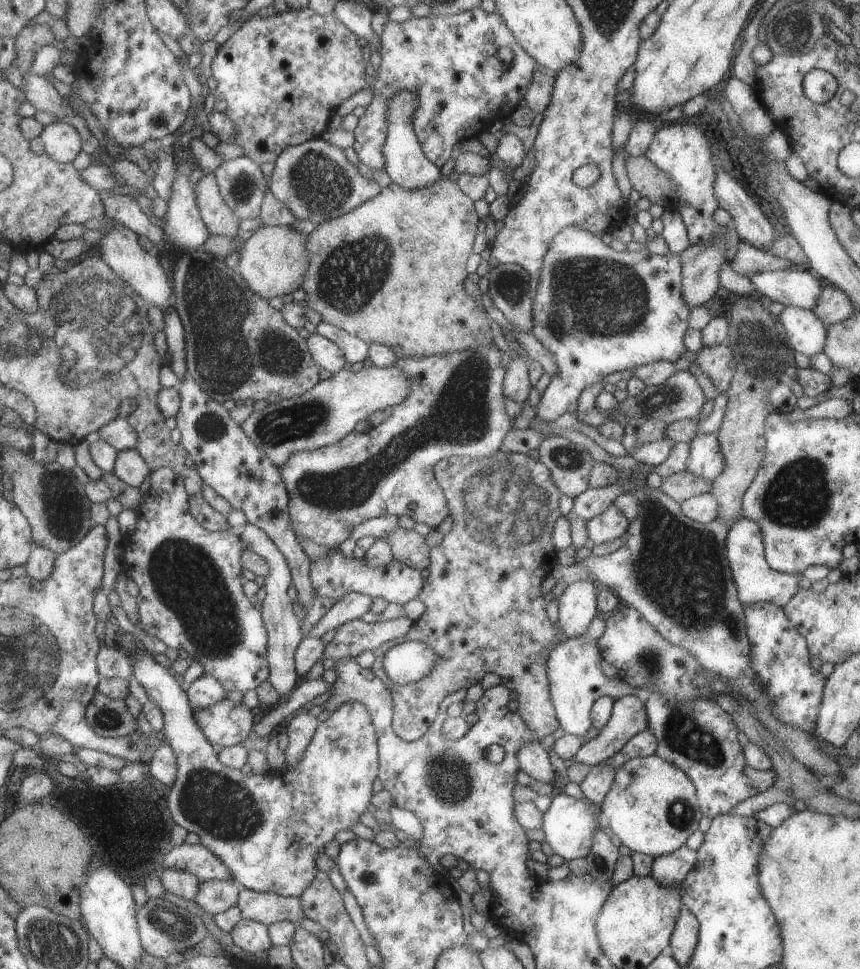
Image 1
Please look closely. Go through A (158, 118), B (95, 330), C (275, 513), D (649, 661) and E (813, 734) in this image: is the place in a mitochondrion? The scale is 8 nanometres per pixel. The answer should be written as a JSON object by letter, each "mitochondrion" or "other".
{"A":"mitochondrion","B":"mitochondrion","C":"other","D":"mitochondrion","E":"other"}

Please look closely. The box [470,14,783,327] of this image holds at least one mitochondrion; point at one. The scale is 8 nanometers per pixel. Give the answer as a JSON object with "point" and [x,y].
{"point":[512,285]}

